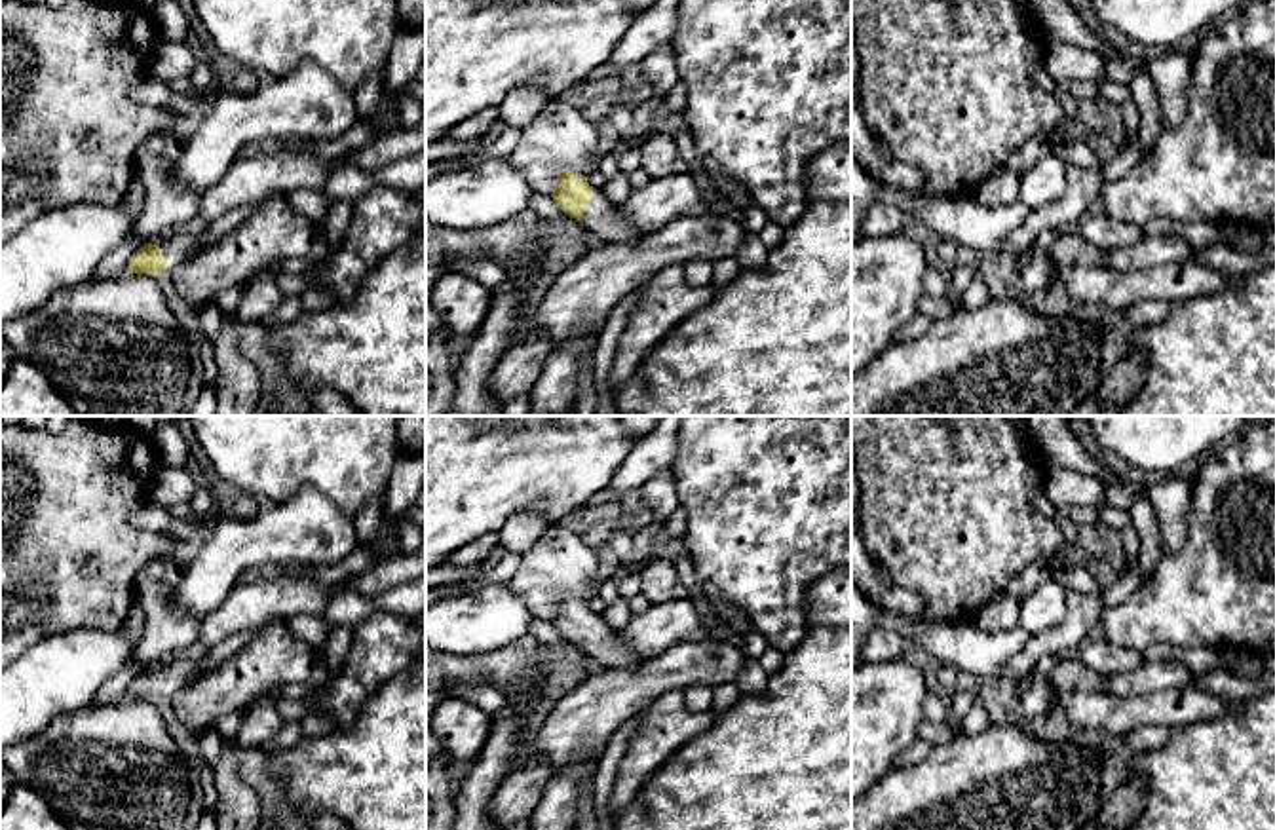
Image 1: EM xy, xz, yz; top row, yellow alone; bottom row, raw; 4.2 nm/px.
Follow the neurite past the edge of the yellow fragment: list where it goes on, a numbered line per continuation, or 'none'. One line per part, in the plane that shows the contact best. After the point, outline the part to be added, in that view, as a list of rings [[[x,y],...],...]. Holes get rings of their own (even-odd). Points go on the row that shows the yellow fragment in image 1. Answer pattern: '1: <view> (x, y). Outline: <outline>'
1: xz (601, 217). Outline: [[[597,190],[591,203],[585,207],[581,222],[599,237],[602,243],[637,243],[644,236],[616,211],[616,205],[608,201],[602,190]]]

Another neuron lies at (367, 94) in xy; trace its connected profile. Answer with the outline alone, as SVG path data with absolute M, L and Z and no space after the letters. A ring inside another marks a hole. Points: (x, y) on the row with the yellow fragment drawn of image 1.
M378 68L369 72L363 82L352 91L359 122L367 122L380 104L382 87L388 84L388 70Z

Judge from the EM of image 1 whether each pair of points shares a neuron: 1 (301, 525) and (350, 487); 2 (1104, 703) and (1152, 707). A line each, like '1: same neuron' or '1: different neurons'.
1: different neurons
2: same neuron

